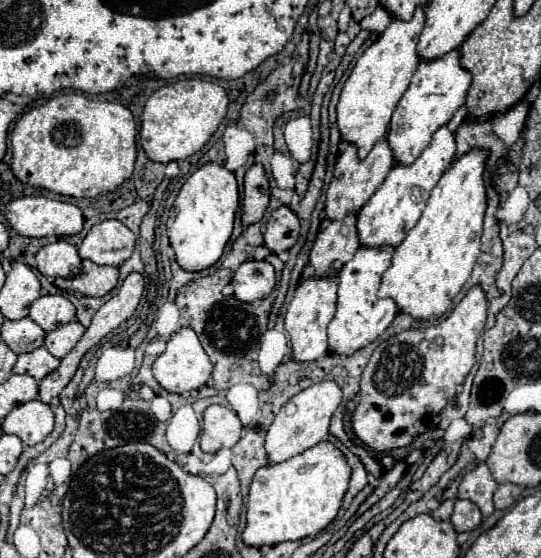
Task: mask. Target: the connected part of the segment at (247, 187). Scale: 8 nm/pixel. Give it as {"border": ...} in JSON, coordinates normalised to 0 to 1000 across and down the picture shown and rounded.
{"border":[[[471,292],[453,310],[449,382],[445,382],[449,407],[475,400],[490,385],[490,375],[497,367],[497,353],[501,353],[501,342],[497,342],[497,321],[490,314],[490,303],[486,303],[486,296]]]}

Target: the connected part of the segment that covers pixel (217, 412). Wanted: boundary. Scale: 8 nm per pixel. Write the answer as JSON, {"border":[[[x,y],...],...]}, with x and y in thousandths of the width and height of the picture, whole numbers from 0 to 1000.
{"border":[[[386,726],[375,740],[375,769],[372,769],[372,805],[383,812],[397,812],[412,801],[431,801],[445,787],[449,762],[434,737],[412,726]]]}

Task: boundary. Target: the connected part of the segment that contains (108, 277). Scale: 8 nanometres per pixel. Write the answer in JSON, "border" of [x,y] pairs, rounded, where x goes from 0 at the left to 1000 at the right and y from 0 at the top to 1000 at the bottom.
{"border":[[[153,464],[153,482],[142,496],[131,496],[131,500],[105,496],[102,511],[124,525],[190,532],[216,511],[216,500],[220,500],[216,478],[187,478],[165,464]]]}

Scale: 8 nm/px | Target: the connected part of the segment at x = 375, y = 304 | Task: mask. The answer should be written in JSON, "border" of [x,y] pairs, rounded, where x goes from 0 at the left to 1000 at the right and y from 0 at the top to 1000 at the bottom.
{"border":[[[664,443],[656,461],[627,486],[627,522],[623,522],[623,557],[616,575],[608,579],[604,600],[608,600],[608,633],[619,636],[652,636],[656,629],[678,622],[689,615],[701,600],[712,597],[712,590],[726,579],[734,568],[730,543],[723,536],[701,536],[701,507],[704,493],[719,482],[723,475],[723,443],[708,446],[682,446],[682,443]]]}

